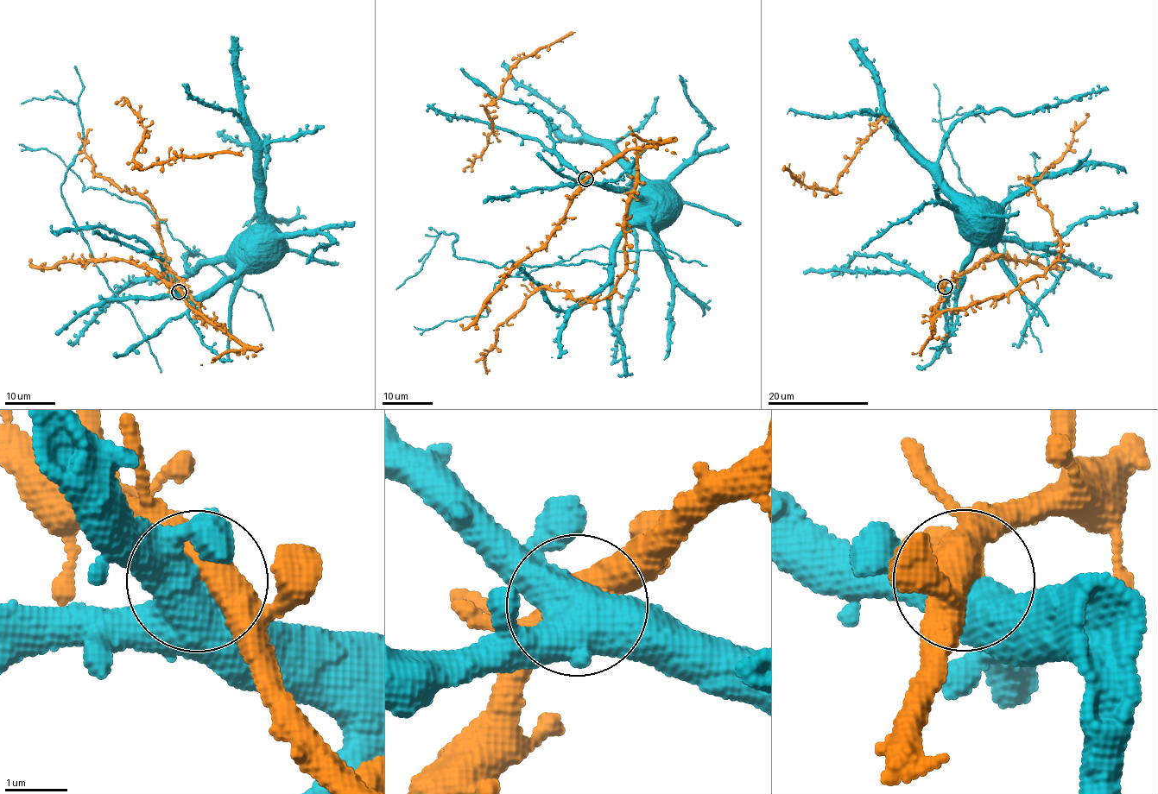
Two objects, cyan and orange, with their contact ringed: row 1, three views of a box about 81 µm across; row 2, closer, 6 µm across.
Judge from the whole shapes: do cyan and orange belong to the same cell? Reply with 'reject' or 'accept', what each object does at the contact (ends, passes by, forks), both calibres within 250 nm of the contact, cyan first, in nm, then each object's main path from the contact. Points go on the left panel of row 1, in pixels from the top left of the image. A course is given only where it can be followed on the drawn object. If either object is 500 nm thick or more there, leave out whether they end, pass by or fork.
reject | 600/500 nm | cyan via (179, 291), (181, 294), (194, 296), (206, 296), (213, 293), (264, 244), (258, 248), (250, 245) | orange via (179, 291), (224, 330), (200, 318), (199, 307), (167, 263), (155, 211), (95, 173), (84, 141), (92, 129)

